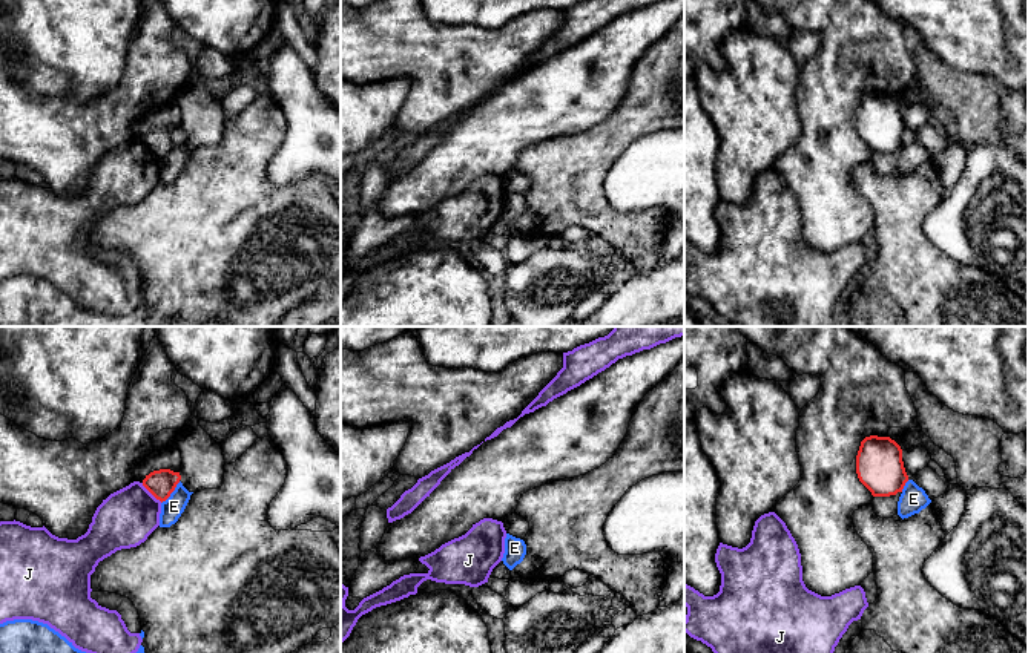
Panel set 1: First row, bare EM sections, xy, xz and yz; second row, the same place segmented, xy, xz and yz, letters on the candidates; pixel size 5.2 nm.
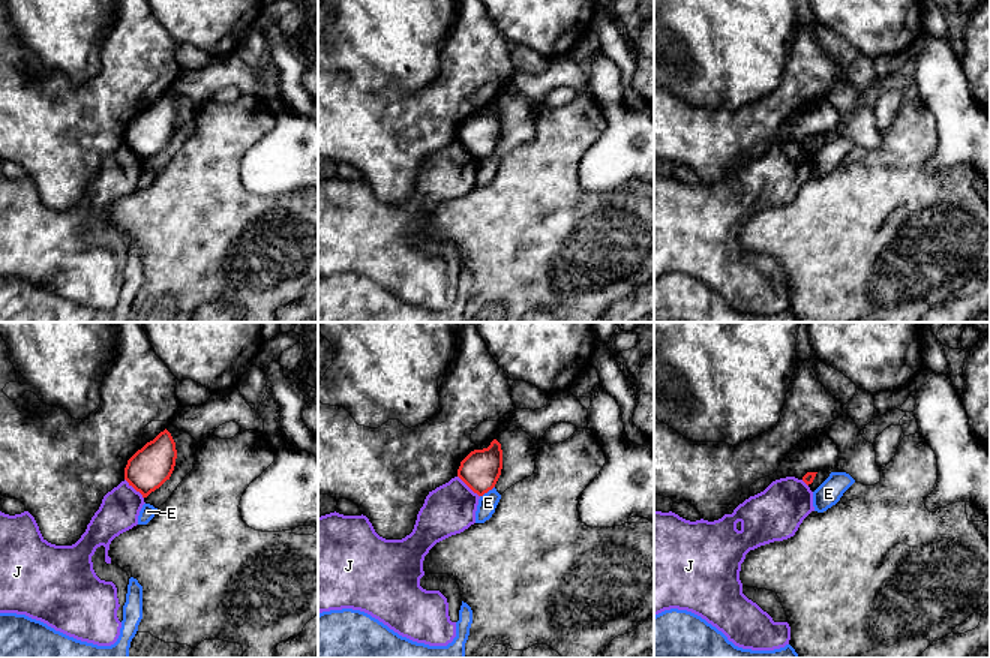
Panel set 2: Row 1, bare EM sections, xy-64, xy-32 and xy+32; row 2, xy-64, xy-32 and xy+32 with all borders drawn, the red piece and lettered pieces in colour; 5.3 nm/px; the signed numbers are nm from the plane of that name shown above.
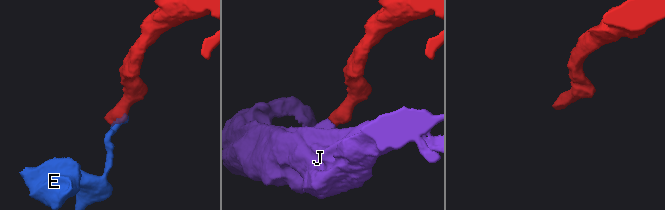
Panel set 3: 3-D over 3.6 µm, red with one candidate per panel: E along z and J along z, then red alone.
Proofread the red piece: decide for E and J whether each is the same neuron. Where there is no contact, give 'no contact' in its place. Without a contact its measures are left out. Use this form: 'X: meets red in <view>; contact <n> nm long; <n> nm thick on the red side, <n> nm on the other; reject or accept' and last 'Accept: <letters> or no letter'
E: meets red in xy; contact 160 nm long; 150 nm thick on the red side, 110 nm on the other; reject
J: meets red in xy; contact 150 nm long; 150 nm thick on the red side, 300 nm on the other; reject
Accept: no letter

